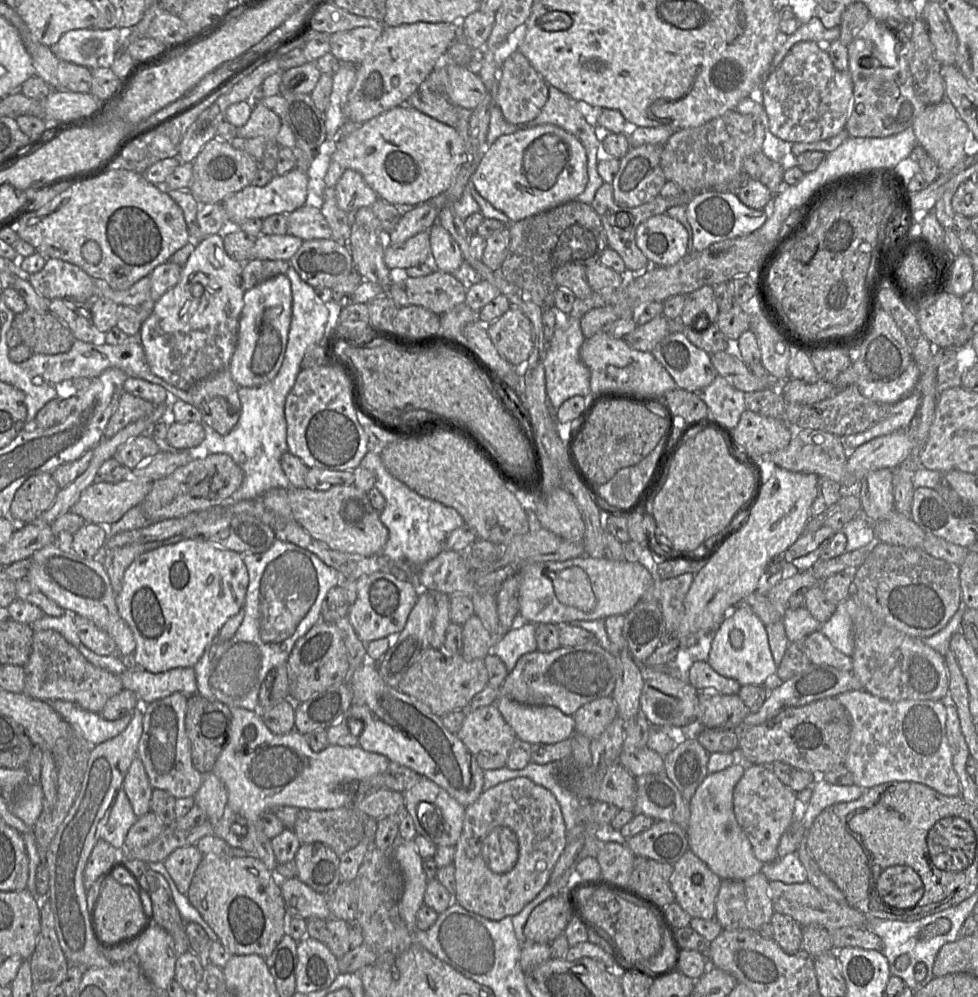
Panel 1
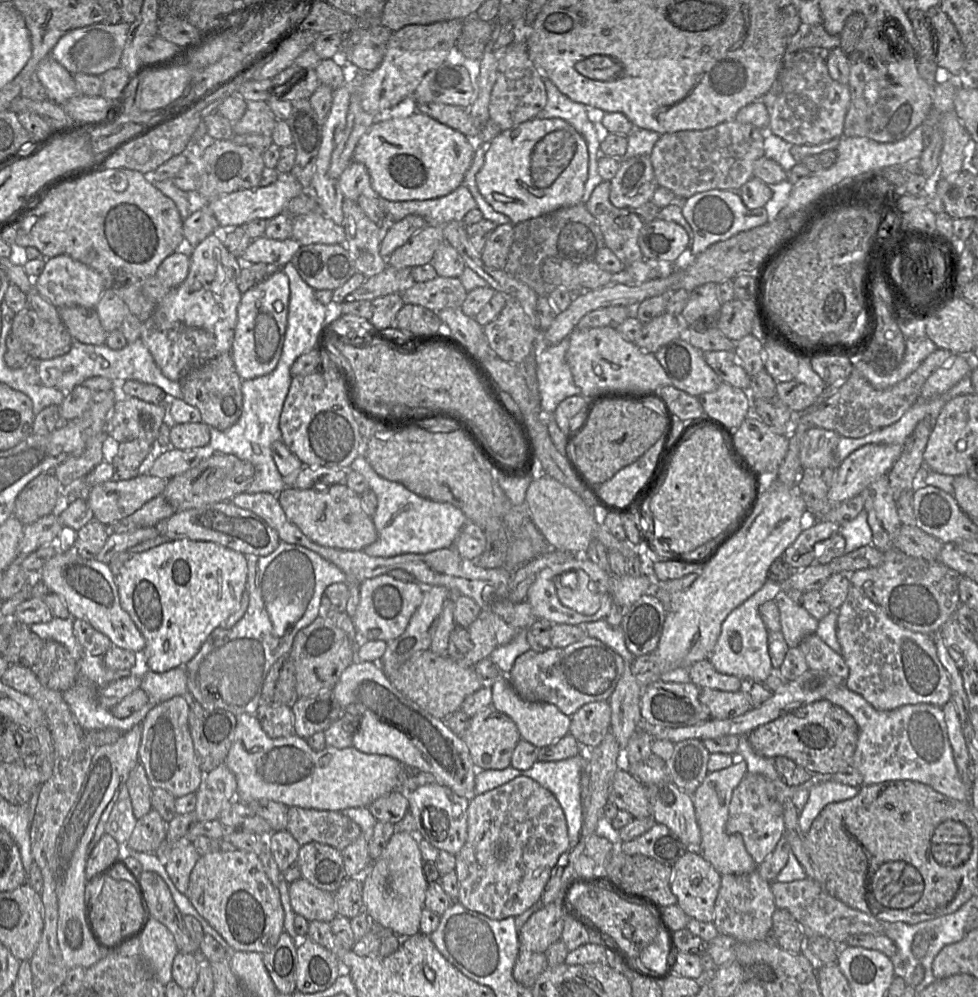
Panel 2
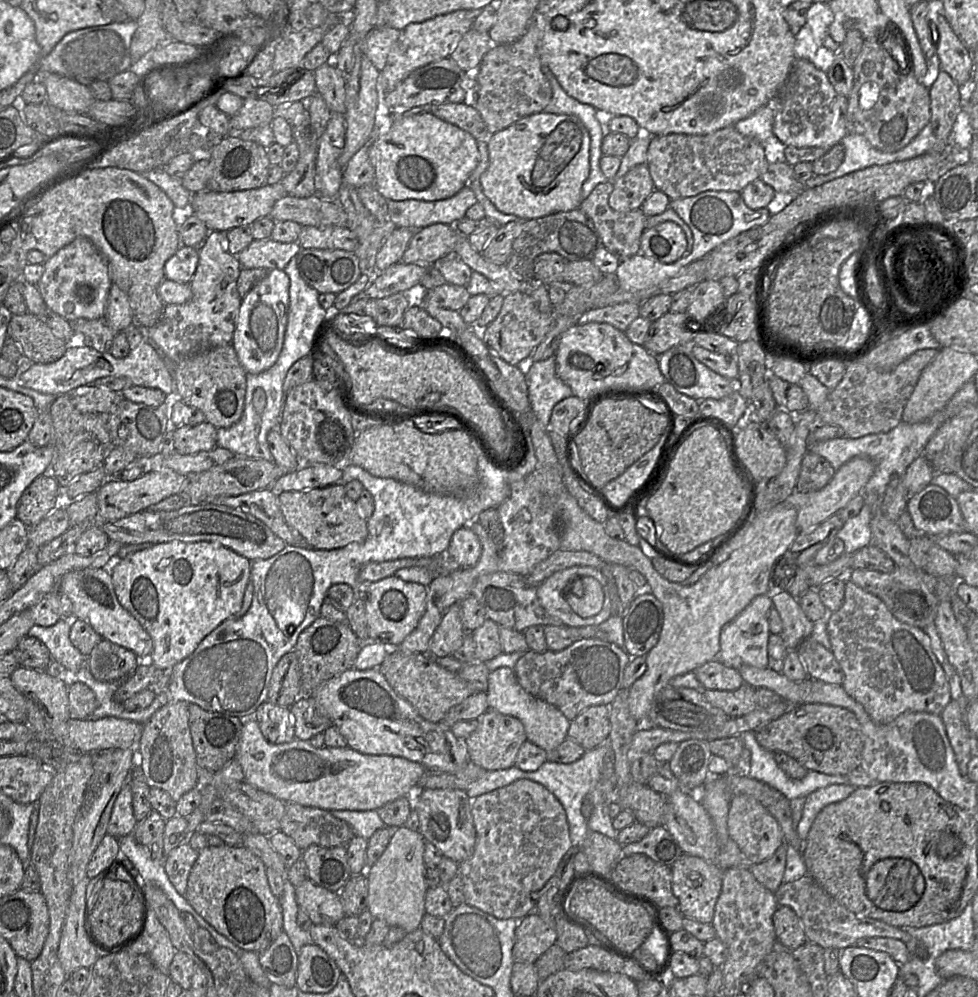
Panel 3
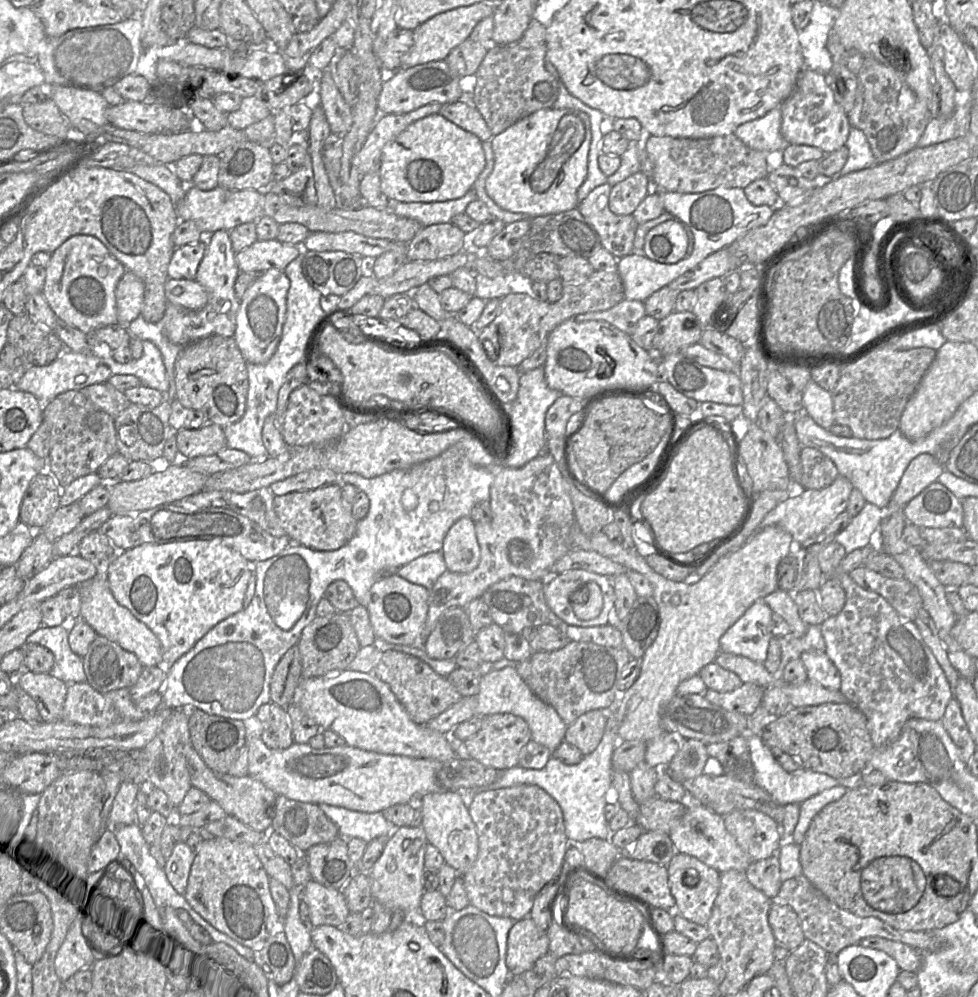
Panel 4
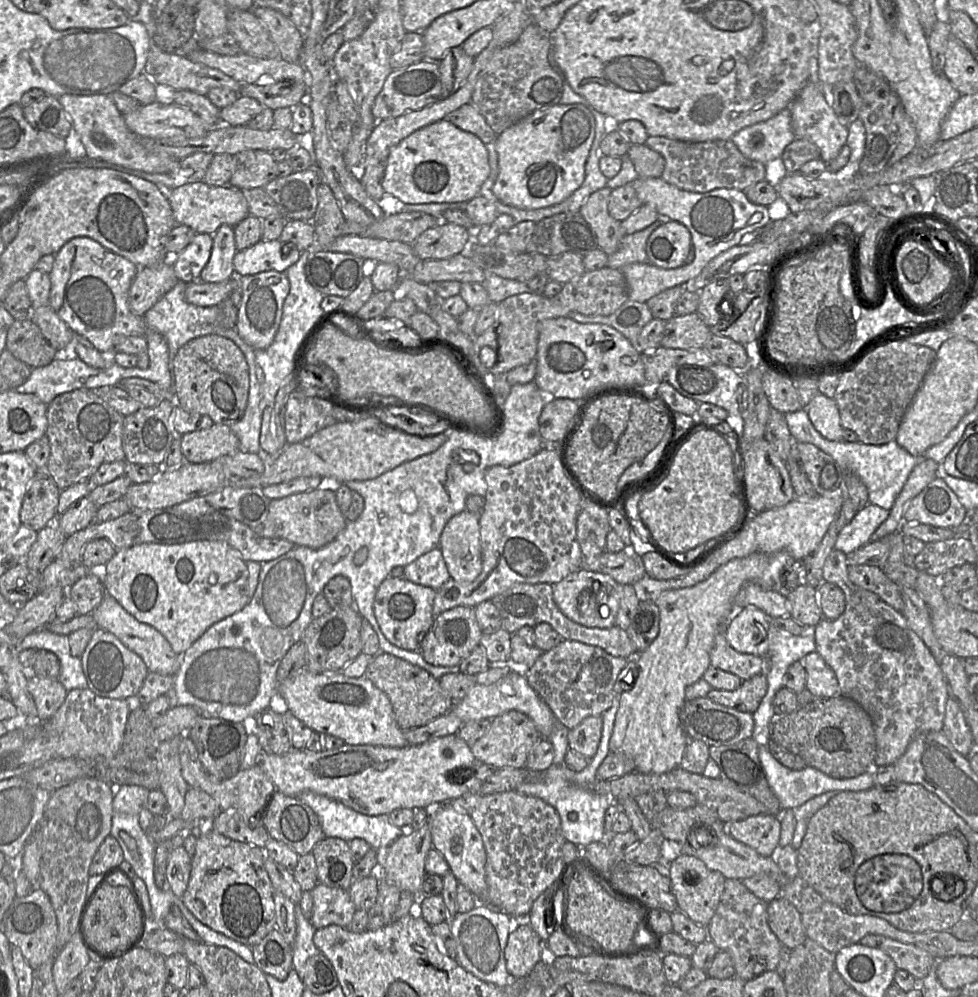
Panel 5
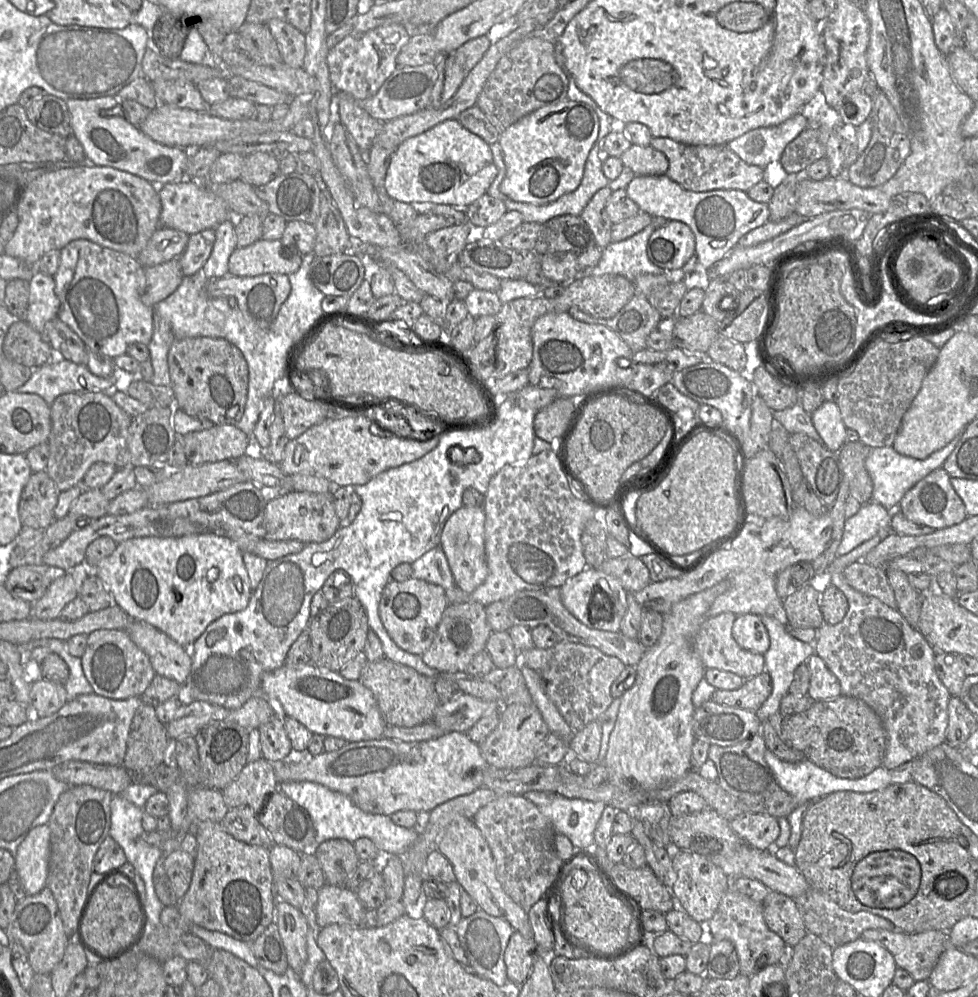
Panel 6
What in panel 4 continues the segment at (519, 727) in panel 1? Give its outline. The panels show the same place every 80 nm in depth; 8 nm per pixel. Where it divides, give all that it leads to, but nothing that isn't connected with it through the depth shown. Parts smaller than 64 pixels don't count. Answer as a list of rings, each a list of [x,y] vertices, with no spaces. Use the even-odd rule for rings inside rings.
[[[515,667],[483,670],[476,695],[476,715],[510,713],[523,718],[531,731],[531,739],[553,752],[563,741],[567,725],[556,710],[538,698],[526,685]]]

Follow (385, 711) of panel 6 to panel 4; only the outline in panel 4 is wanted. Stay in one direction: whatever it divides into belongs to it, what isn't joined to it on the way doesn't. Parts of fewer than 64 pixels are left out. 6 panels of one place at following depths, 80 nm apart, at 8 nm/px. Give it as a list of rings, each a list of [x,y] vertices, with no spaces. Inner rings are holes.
[[[383,652],[373,674],[389,686],[411,720],[418,725],[426,725],[463,698],[446,677],[438,675],[427,663],[407,653]]]

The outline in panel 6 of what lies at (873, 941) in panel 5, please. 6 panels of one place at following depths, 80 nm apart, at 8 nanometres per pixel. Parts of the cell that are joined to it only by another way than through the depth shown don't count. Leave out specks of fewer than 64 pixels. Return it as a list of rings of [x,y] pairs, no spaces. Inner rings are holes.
[[[868,929],[860,936],[865,941],[874,941],[884,946],[893,956],[896,966],[906,970],[916,981],[928,981],[942,953],[954,947],[949,941],[948,931],[927,930],[907,934],[898,930]]]

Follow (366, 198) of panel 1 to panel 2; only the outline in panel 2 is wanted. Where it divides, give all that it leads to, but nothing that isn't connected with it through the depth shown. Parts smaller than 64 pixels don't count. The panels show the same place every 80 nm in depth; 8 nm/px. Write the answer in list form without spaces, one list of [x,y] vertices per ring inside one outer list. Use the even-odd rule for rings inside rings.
[[[351,161],[339,178],[341,191],[346,199],[357,201],[363,195],[379,198],[371,185],[371,178],[365,165]]]

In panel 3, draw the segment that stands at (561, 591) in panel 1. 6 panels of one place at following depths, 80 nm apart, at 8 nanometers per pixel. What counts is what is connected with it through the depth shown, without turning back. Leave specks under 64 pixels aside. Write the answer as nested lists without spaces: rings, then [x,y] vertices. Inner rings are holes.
[[[584,576],[568,583],[564,589],[564,598],[577,615],[582,618],[589,618],[598,614],[602,609],[604,592],[597,580]],[[582,584],[584,588],[582,596],[578,597],[569,591]]]

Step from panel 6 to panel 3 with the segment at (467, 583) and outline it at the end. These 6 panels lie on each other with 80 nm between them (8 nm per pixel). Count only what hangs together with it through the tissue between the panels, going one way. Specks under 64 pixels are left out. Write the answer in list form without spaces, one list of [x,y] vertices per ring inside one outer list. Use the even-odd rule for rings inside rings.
[[[463,526],[452,535],[446,554],[460,568],[473,567],[481,556],[481,544],[469,526]]]

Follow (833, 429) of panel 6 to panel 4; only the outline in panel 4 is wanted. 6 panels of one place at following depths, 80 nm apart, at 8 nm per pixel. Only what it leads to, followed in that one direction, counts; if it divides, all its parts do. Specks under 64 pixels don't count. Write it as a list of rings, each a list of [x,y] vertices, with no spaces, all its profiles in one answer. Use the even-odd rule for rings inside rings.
[[[810,380],[802,392],[804,413],[825,430],[835,423],[833,417],[833,400],[828,392]]]

